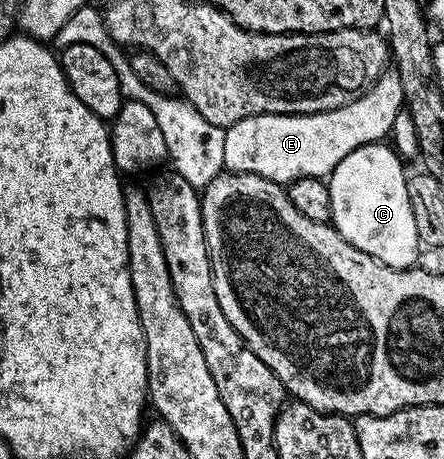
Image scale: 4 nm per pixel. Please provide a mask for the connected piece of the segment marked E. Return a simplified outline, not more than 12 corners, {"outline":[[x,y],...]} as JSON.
{"outline":[[391,66],[355,101],[224,129],[230,173],[322,179],[384,141],[404,106]]}

